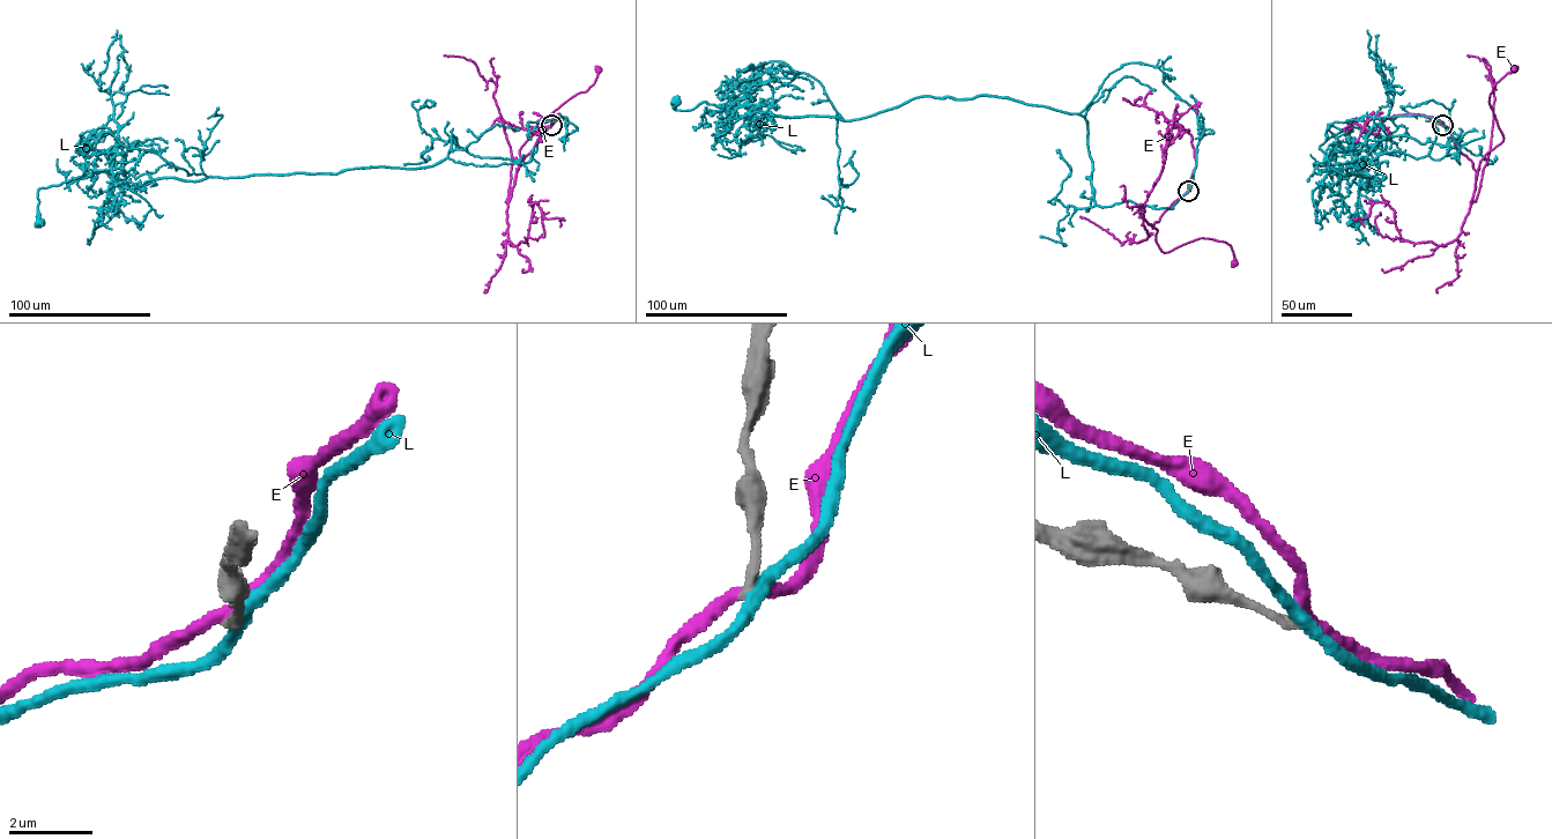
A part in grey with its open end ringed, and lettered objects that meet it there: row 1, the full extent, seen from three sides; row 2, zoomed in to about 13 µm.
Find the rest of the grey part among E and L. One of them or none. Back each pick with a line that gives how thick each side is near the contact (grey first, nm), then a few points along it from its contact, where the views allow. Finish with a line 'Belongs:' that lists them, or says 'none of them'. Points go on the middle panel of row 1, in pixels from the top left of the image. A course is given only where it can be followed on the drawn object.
Belongs: none of them

